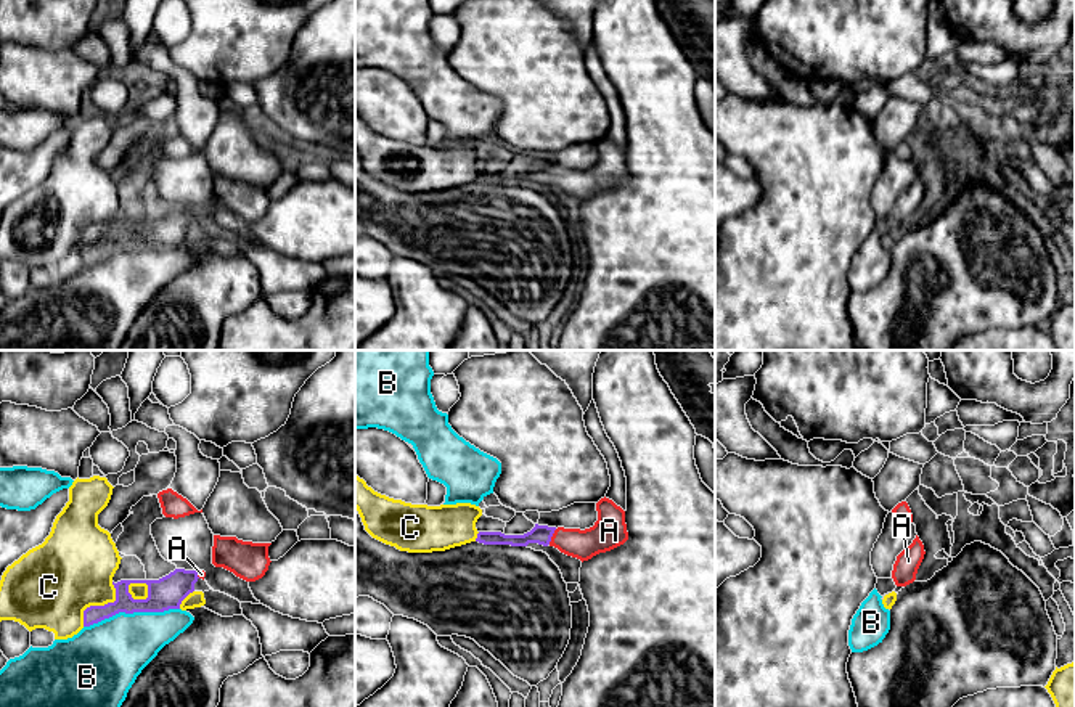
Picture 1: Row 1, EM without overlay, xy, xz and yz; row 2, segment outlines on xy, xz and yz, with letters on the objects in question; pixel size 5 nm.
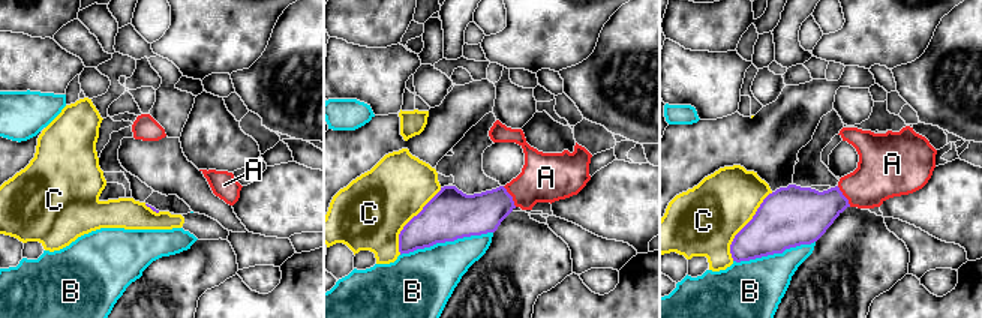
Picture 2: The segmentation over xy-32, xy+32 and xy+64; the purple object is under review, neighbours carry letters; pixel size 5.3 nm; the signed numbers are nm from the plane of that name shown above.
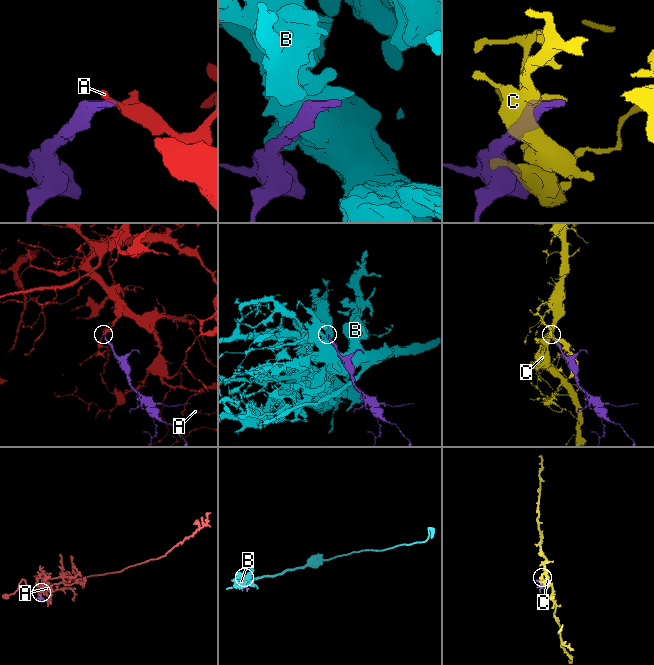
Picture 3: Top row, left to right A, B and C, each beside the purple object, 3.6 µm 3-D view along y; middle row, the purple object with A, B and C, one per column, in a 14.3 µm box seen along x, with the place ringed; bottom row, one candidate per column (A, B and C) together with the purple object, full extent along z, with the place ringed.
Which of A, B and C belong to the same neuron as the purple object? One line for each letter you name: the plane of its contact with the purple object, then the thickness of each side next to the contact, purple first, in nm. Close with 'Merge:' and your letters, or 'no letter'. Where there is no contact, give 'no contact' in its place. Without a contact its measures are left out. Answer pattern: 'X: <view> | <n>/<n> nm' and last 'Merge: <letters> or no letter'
A: xz | 100/150 nm
Merge: A

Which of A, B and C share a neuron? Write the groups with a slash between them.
A / B / C

